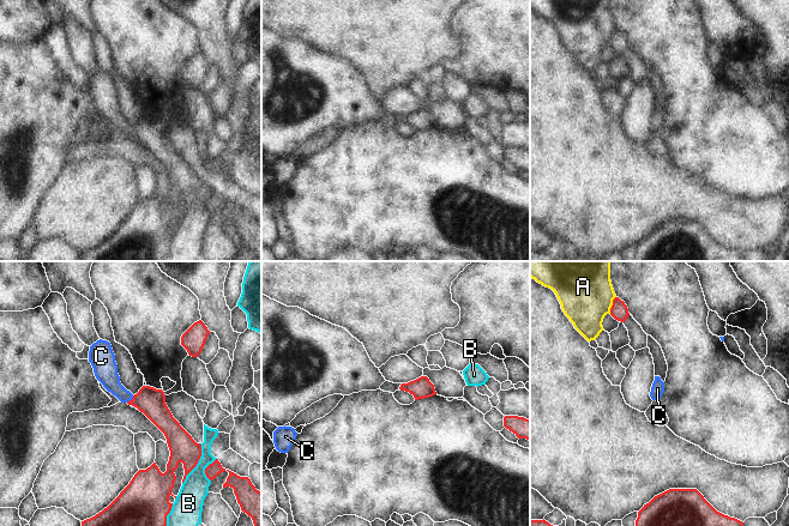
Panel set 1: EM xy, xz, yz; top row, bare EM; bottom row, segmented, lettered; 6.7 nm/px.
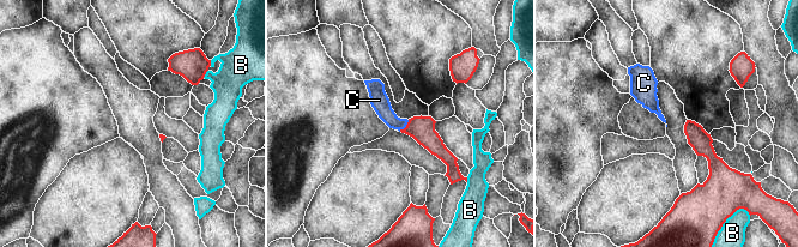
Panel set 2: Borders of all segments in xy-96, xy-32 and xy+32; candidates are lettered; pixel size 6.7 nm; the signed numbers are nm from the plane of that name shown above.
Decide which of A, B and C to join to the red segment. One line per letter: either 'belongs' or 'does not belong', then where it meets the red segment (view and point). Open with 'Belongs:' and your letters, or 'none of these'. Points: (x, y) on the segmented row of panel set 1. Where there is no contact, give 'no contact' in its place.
Belongs: C
A: does not belong | yz (613, 304)
B: does not belong | xy (197, 463)
C: belongs | xy (130, 400)

